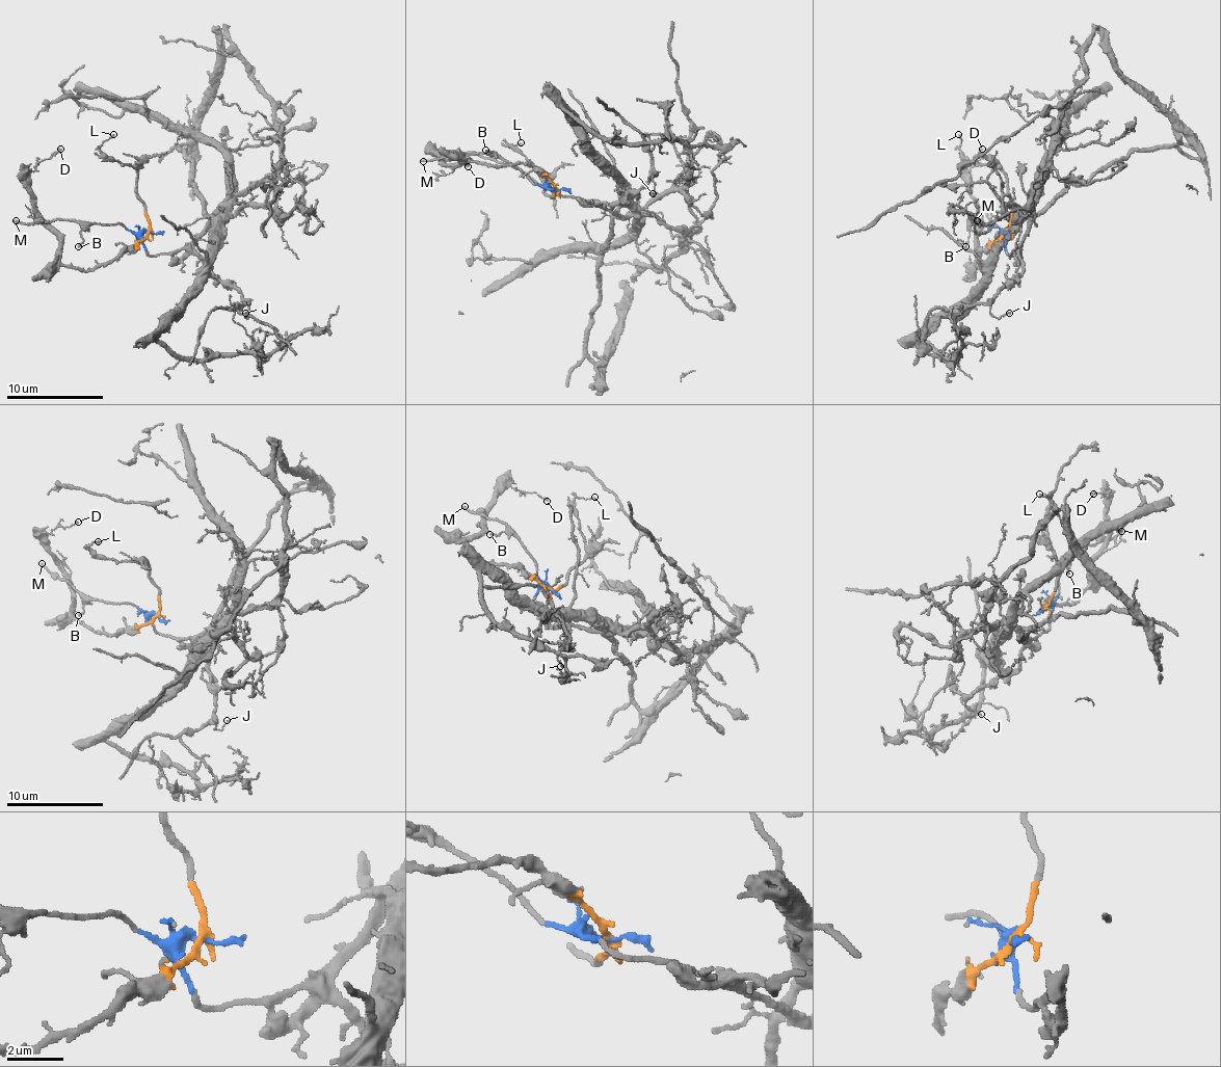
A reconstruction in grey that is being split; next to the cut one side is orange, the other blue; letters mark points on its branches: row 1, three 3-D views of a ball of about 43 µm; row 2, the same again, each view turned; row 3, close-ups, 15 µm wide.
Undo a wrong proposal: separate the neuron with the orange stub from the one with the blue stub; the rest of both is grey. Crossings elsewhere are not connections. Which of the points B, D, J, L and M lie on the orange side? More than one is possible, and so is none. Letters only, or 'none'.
D, L

